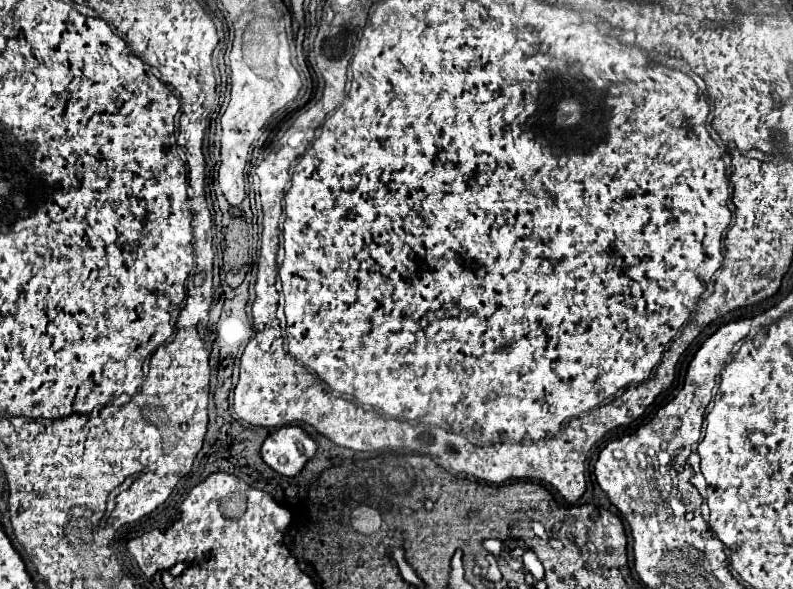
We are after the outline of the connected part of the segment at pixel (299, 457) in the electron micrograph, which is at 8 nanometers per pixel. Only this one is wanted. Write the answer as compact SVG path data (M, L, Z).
M299 425L281 427L271 433L263 447L263 461L279 475L295 477L317 453L317 441Z

